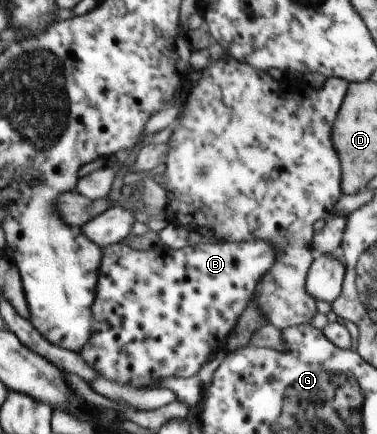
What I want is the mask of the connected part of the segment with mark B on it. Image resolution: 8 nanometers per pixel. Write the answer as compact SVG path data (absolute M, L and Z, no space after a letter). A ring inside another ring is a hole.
M263 240L250 242L213 241L185 246L178 250L171 249L161 243L151 246L145 251L134 250L129 248L127 244L124 245L123 242L101 248L101 261L99 262L94 302L90 305L90 334L84 343L84 347L80 349L78 354L102 378L139 389L157 388L156 386L168 377L188 378L189 375L195 375L199 371L199 367L215 351L225 348L223 347L223 341L225 341L225 337L228 337L227 333L232 331L241 313L248 307L248 303L251 302L251 297L253 297L255 284L272 267L275 259L276 246Z

